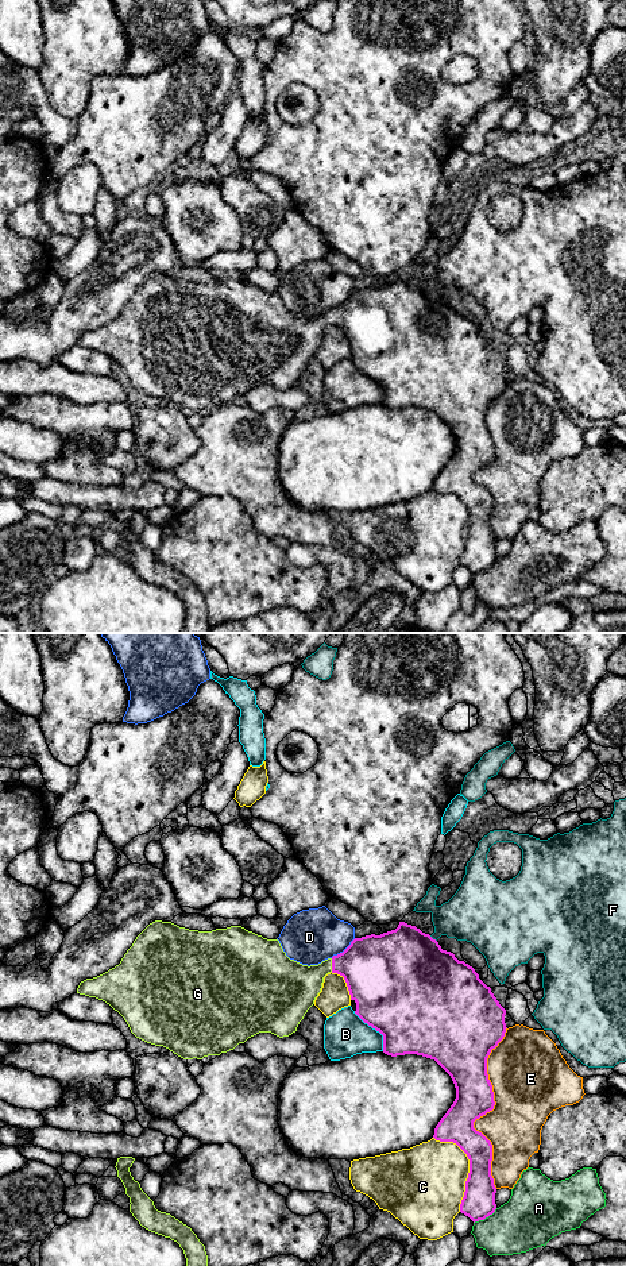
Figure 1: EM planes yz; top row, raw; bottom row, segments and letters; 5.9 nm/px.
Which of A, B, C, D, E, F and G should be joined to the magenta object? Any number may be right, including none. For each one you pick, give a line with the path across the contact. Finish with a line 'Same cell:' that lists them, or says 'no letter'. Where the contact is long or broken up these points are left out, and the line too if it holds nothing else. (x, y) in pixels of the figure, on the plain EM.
G: Path across: yz (374, 319), (332, 317), (296, 338)
Same cell: G

